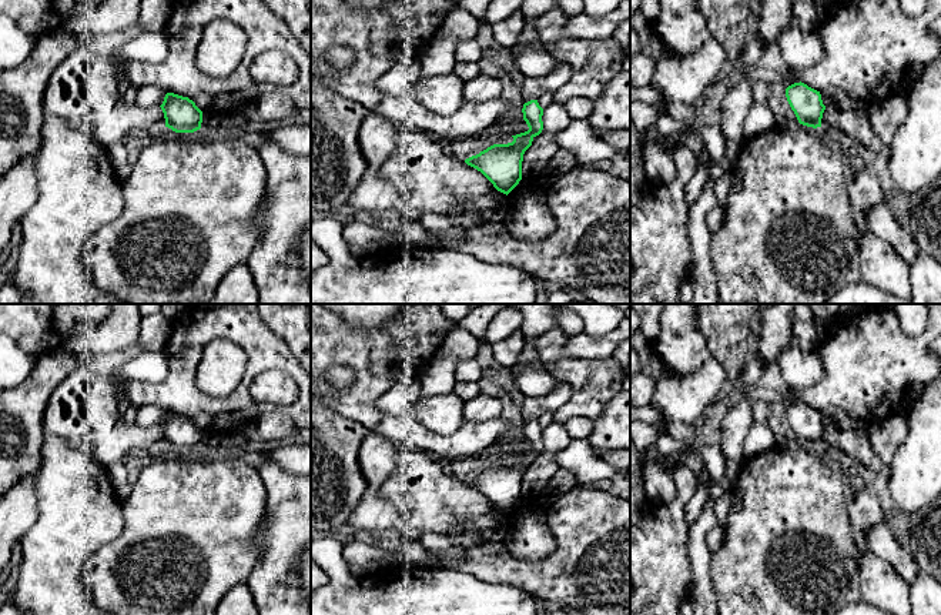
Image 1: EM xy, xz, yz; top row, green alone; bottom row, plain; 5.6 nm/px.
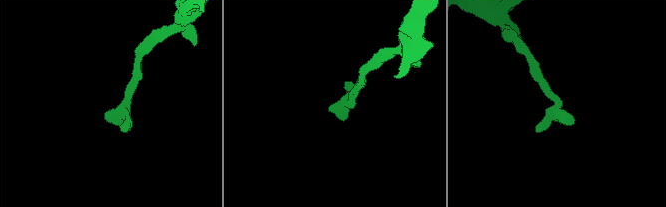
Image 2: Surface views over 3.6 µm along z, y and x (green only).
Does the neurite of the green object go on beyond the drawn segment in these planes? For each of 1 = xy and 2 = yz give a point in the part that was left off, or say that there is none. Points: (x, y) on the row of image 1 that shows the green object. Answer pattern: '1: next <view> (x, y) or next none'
1: next none
2: next none

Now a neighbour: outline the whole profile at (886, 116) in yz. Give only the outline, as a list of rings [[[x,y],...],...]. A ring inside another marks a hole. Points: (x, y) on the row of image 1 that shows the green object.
[[[898,90],[881,101],[874,101],[867,114],[883,146],[890,147],[900,124],[908,116],[907,94]]]

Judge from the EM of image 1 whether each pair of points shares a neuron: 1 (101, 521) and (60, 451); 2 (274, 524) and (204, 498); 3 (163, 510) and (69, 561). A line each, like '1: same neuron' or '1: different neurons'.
1: same neuron
2: different neurons
3: different neurons

